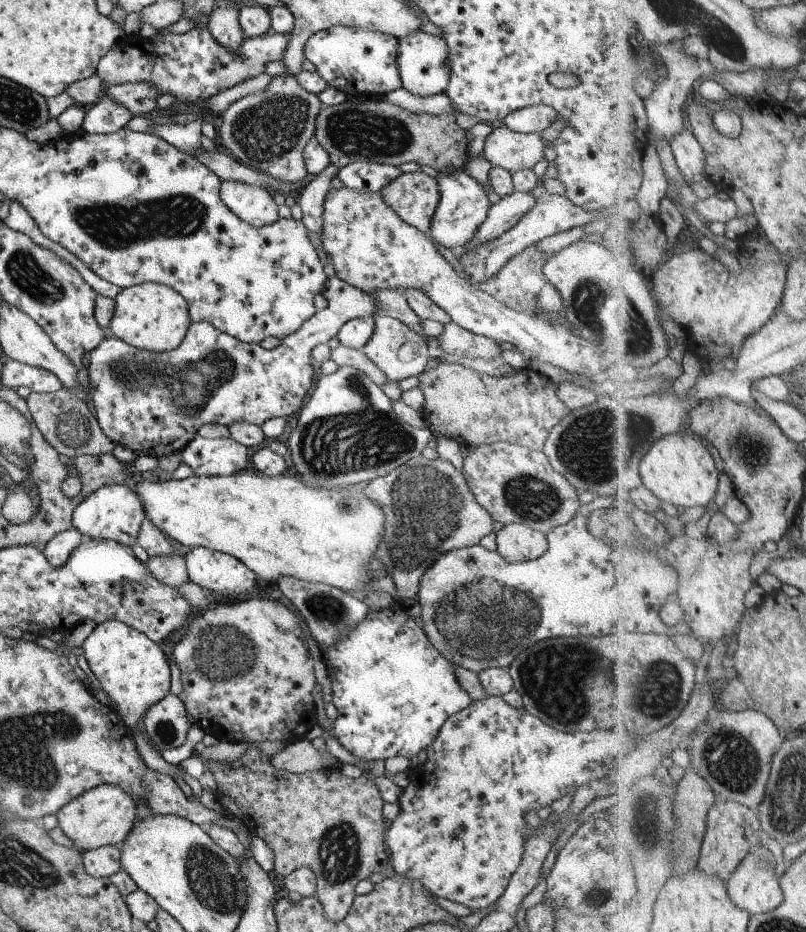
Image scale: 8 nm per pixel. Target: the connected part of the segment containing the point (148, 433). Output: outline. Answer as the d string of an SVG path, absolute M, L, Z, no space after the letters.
M335 276L327 277L322 286L327 306L308 318L293 333L280 340L279 346L264 349L260 344L244 343L217 330L207 321L191 323L183 340L174 349L154 353L139 350L108 334L88 352L87 388L81 396L89 394L88 404L102 433L115 445L129 448L137 456L169 456L181 452L196 436L200 426L218 423L229 427L233 423L247 423L260 427L266 420L295 414L304 405L307 390L313 384L311 349L336 336L339 329L351 319L373 318L376 298Z

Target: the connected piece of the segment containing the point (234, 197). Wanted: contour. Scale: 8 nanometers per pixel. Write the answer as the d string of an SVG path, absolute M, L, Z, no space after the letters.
M222 180L218 188L221 202L240 220L259 228L274 223L277 205L269 190L257 185Z

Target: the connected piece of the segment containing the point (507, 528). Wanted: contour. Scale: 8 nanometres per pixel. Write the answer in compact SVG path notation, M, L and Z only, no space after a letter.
M509 523L495 533L496 551L508 563L539 558L548 547L546 535L528 526Z

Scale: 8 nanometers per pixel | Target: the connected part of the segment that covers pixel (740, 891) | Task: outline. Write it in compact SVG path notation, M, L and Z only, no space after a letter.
M756 845L754 849L748 851L748 855L741 861L726 884L735 904L748 910L752 915L778 909L784 901L781 877L777 876L777 868L775 868L777 864L774 860L775 856L767 845Z

